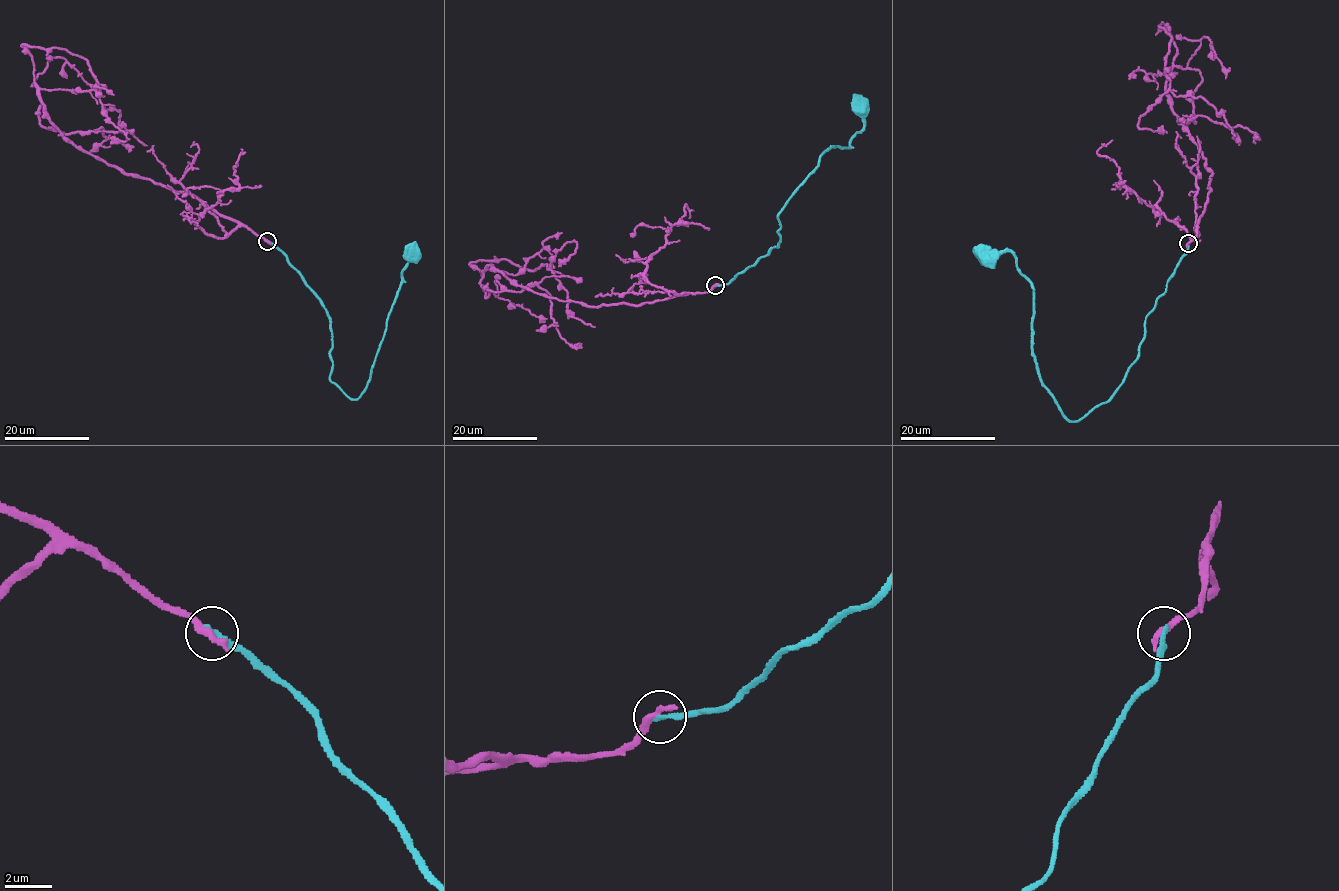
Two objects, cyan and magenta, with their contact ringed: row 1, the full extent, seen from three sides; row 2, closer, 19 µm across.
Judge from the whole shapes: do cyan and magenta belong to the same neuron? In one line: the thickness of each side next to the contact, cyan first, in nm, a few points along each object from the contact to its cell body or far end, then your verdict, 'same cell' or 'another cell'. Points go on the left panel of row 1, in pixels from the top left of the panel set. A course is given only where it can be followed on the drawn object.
calibres 240 and 360 nm; course cyan (268, 241), (324, 306), (331, 334), (329, 379), (353, 399), (365, 389), (402, 269), (415, 248), (409, 251); course magenta (268, 241), (78, 149), (51, 120), (22, 46), (82, 57), (99, 102), (146, 145); another cell

